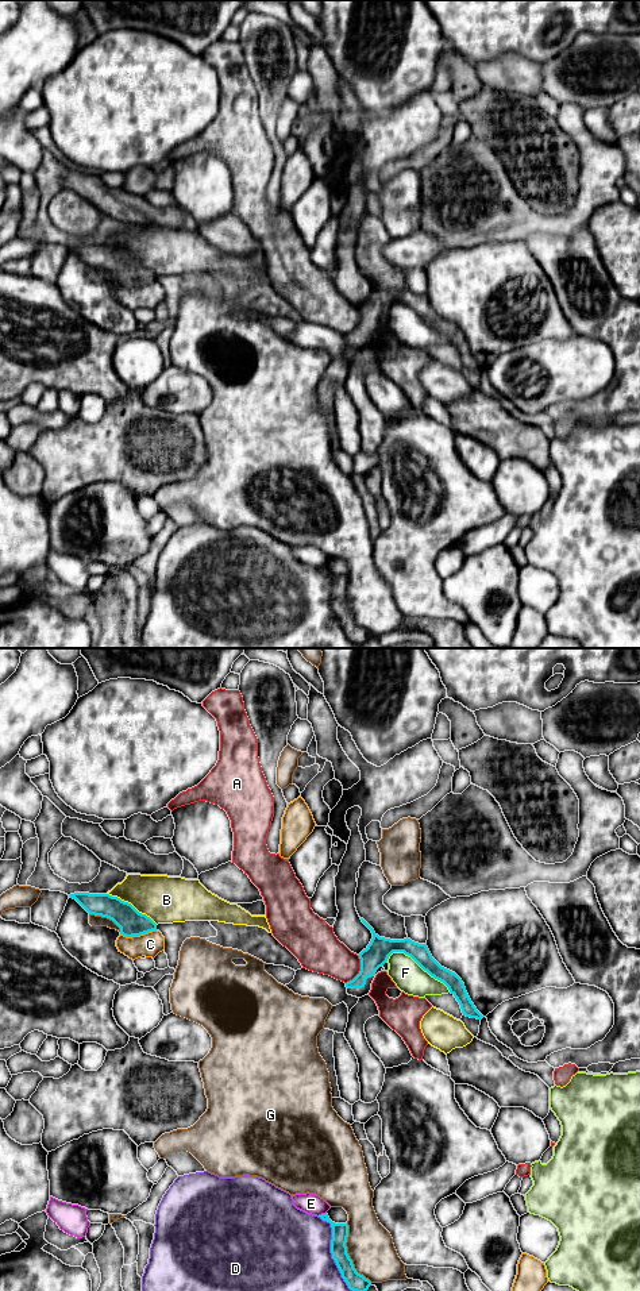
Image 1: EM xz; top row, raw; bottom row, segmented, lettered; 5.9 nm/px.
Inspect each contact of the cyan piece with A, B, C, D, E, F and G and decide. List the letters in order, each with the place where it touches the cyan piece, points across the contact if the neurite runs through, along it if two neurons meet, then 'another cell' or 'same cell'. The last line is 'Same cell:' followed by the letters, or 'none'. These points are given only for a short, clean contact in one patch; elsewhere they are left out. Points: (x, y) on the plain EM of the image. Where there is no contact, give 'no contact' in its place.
A: contact xz (361, 322); border xz (358, 307), (359, 323), (346, 335); another cell
B: contact xz (131, 257); another cell
C: contact xz (138, 286); another cell
D: contact xz (332, 609); another cell
E: contact xz (322, 566); another cell
F: contact xz (420, 318); another cell
G: contact xz (347, 607); another cell
Same cell: none

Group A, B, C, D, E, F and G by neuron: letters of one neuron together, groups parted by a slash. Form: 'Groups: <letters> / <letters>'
Groups: A / B / C / D / E / F / G

